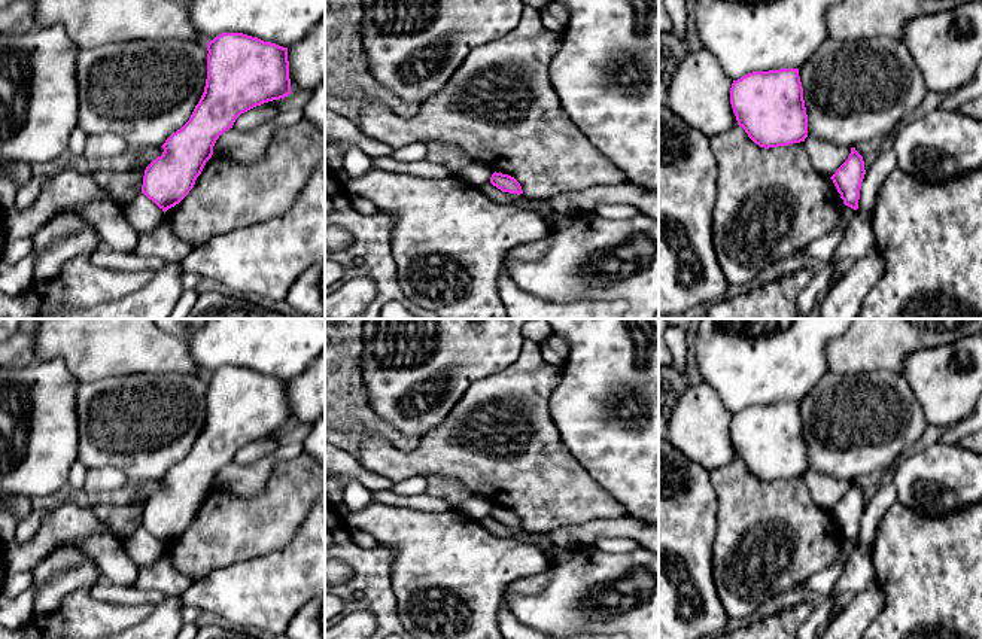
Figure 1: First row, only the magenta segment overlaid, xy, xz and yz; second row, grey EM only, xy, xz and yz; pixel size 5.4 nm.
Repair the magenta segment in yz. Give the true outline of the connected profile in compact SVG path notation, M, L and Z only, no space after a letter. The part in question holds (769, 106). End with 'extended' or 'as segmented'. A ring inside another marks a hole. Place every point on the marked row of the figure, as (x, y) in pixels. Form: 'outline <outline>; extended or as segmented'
outline M799 69L753 71L733 80L730 104L738 125L760 147L788 146L808 137Z; as segmented

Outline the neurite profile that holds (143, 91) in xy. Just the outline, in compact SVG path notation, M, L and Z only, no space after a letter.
M133 40L109 43L77 55L77 127L88 136L106 133L122 137L128 149L162 146L180 130L198 104L207 79L207 45L191 40Z

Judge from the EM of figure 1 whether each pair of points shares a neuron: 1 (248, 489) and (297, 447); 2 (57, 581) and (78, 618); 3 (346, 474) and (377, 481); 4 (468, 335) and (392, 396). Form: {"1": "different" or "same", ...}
{"1": "same", "2": "different", "3": "same", "4": "same"}

